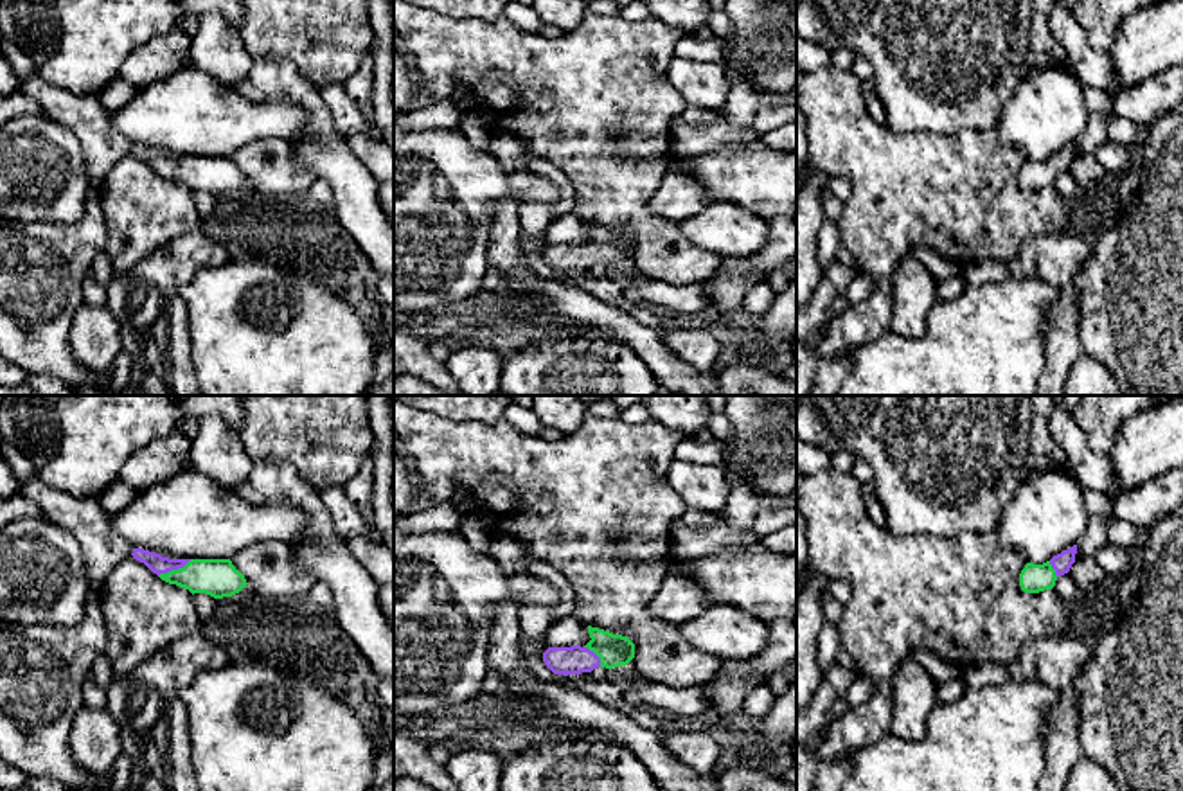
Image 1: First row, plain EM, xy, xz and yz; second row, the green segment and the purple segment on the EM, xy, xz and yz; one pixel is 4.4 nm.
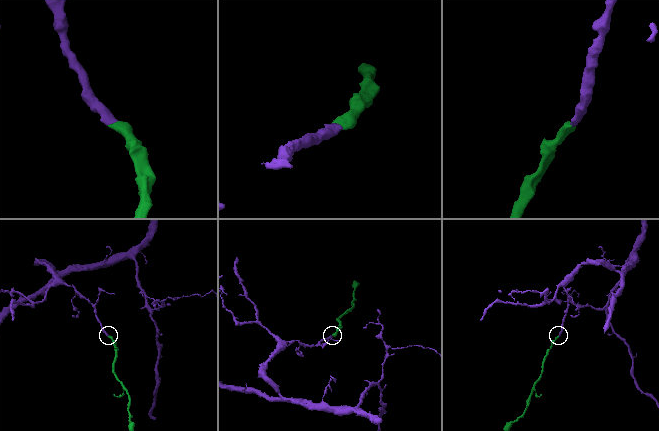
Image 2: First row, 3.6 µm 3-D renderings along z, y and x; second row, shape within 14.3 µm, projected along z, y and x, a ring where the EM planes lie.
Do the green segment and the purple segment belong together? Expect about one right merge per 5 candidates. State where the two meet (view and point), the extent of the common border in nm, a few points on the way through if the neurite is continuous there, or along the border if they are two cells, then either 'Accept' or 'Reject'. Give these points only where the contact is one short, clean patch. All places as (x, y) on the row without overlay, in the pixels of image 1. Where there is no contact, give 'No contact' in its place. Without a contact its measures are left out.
Touches green at xy (175, 168). Shared border 170 nm. Path across: xy (218, 175), (175, 168), (159, 162). Accept

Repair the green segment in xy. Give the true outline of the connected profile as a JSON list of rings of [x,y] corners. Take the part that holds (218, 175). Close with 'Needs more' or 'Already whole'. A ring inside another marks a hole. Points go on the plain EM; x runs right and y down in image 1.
[[[133,146],[131,153],[162,178],[185,185],[192,192],[207,191],[223,196],[248,182],[230,156],[169,156],[144,146]]]. Needs more

